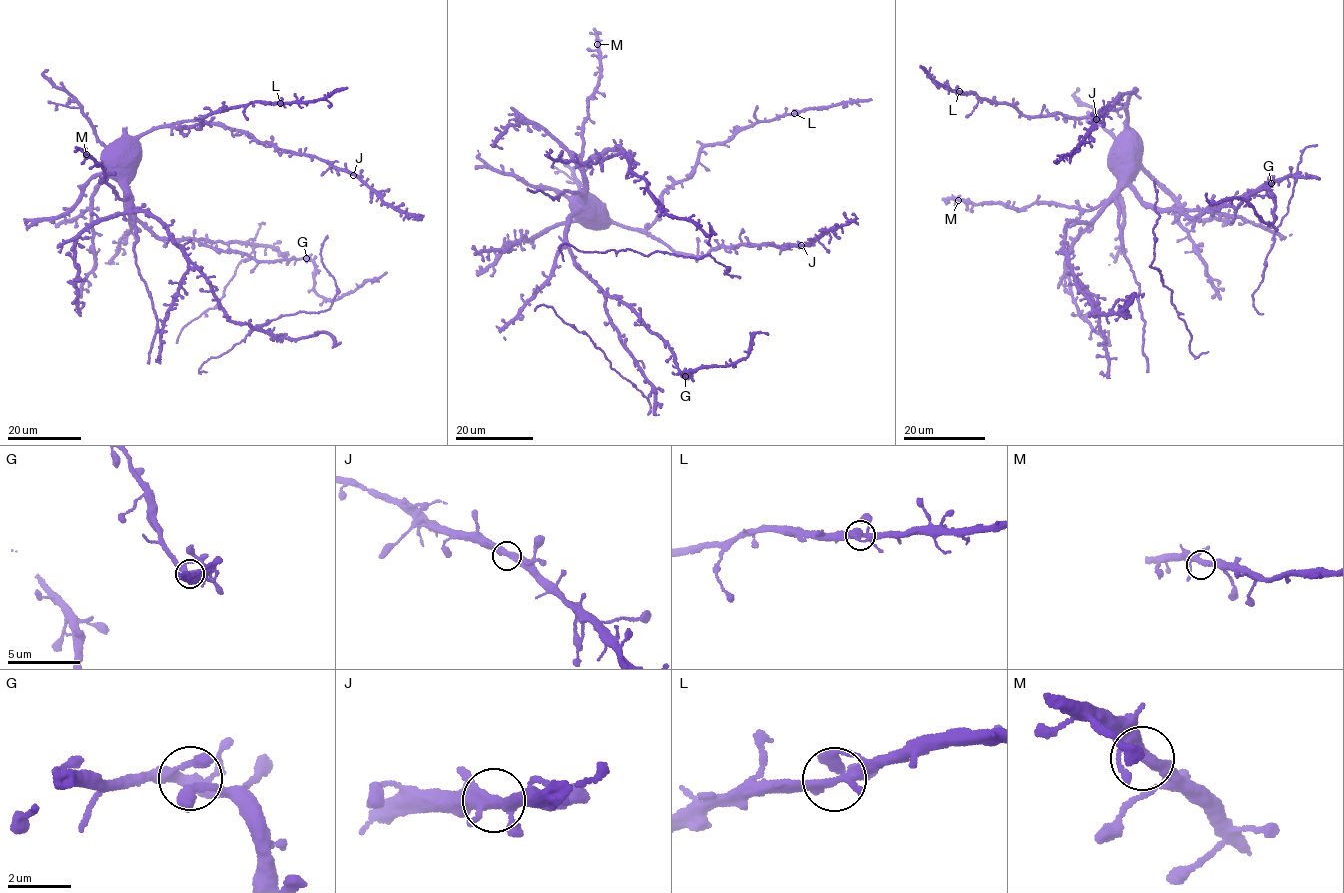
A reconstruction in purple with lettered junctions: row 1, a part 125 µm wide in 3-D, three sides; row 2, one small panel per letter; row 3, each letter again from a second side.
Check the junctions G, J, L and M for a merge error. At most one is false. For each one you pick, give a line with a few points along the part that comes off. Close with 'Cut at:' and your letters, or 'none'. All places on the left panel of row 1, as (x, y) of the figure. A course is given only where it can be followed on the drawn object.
Cut at: none

